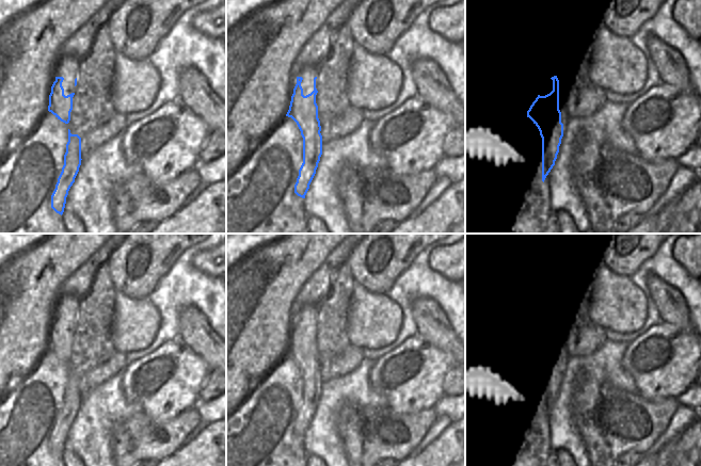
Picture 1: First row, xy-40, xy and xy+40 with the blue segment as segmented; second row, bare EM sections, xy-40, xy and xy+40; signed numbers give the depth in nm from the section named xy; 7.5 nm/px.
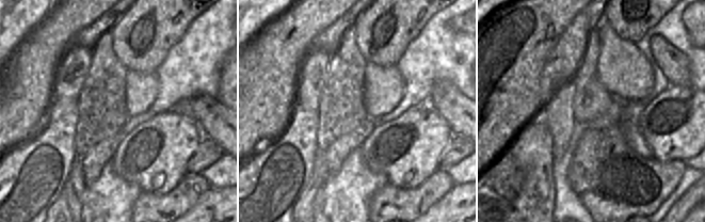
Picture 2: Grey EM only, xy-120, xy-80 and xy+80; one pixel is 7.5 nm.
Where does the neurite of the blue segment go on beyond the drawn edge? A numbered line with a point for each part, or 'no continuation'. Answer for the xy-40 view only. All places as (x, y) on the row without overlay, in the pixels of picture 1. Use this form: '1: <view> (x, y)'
no continuation

